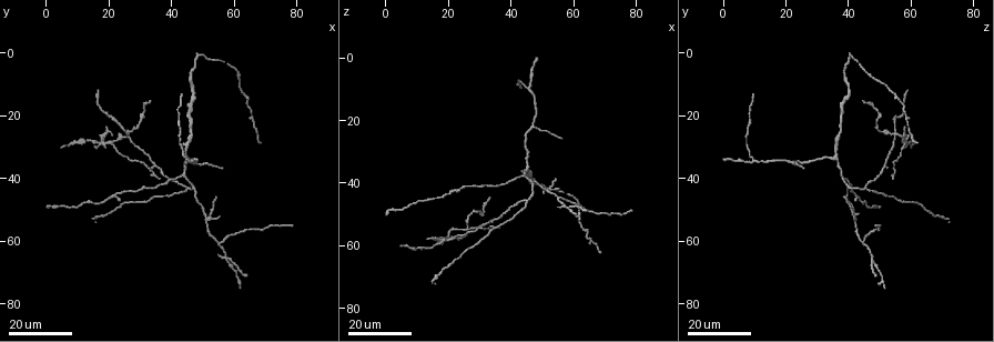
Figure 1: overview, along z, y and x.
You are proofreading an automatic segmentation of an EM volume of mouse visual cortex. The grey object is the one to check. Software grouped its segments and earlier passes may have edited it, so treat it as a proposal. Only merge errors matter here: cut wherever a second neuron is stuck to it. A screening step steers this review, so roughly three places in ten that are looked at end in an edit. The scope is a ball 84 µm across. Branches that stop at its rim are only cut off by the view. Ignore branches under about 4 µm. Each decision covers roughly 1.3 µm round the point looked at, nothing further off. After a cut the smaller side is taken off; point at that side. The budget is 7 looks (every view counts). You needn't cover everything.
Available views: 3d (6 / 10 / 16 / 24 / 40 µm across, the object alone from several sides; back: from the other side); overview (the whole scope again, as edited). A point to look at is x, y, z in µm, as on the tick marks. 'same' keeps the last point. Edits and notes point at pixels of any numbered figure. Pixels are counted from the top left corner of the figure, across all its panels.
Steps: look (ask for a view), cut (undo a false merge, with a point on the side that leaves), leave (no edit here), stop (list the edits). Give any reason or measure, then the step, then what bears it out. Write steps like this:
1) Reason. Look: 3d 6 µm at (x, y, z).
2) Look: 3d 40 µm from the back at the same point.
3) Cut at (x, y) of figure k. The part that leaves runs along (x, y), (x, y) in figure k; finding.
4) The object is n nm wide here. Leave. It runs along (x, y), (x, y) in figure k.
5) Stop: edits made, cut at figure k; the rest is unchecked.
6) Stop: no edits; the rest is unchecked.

Two arms in line, one across. Look: 3d 24 µm at (45, 34, 10).

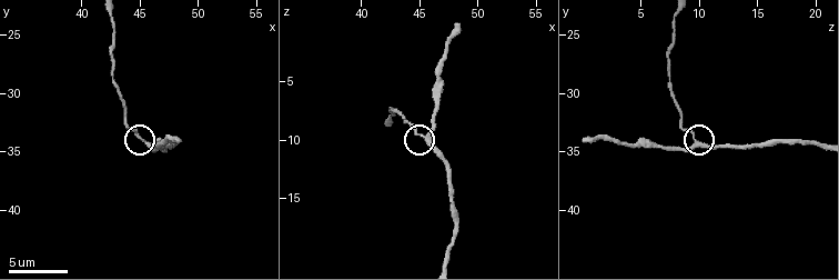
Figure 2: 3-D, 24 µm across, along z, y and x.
Closer look. Look: 3d 6 µm at (45.6, 34.2, 9.8).

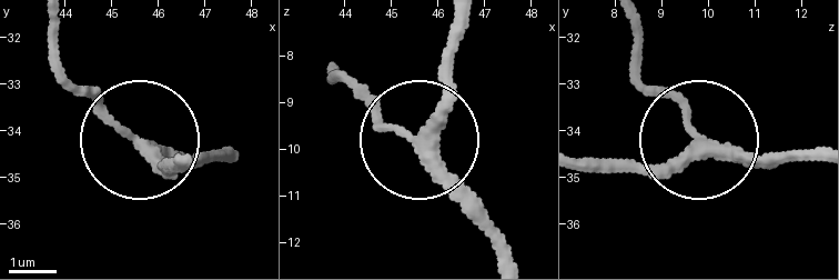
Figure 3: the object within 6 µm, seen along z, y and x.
The side arm is 11 µm long. Leave. It runs along (511, 256), (427, 136), (447, 88), (447, 32) in figure 3; continuous, no second neuron.

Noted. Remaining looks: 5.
Branch point. Look: 3d 24 µm at (44, 34, 36).

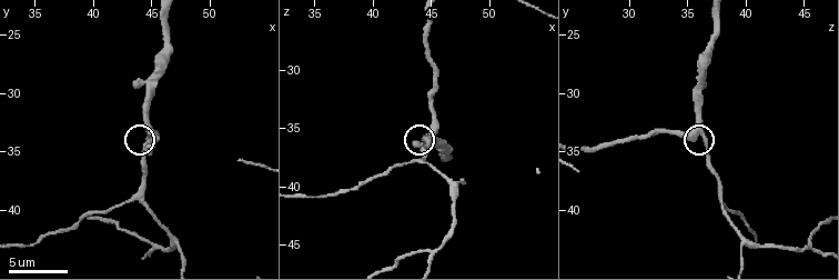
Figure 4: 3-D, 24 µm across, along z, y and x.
Look: 3d 6 µm at (44.8, 33.6, 36.0).

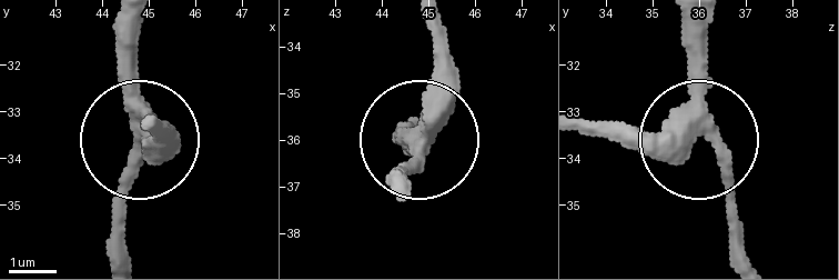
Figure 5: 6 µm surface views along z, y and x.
The object is 380 nm wide here. Leave. It runs along (138, 29), (133, 124), (158, 137) in figure 5; all the same neuron.

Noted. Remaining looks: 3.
A fork. Look: 3d 10 µm at (44.8, 43.0, 45.6).

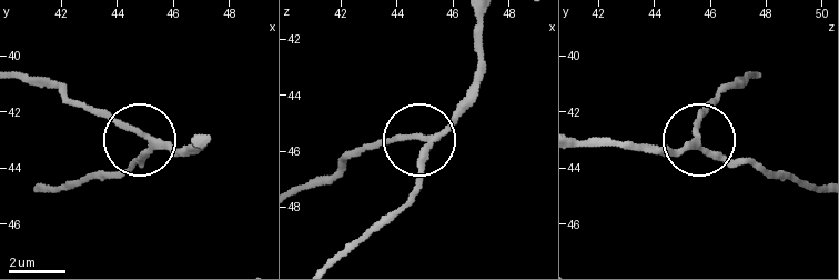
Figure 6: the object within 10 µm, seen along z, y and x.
The object is 210 nm wide here. Leave. It runs along (479, 23), (479, 67), (471, 96), (425, 141), (415, 201) in figure 6; one neuron here.

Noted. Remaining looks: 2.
Branch point. Look: 3d 16 µm at (56, 60, 45).

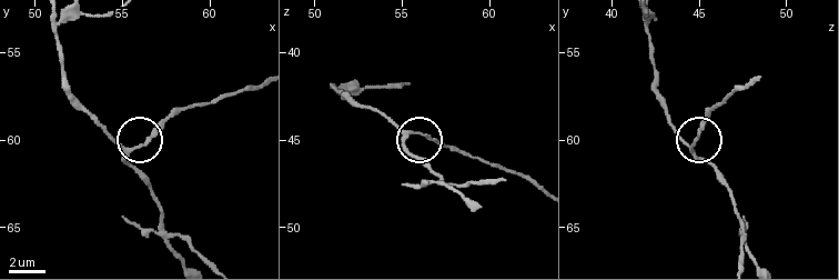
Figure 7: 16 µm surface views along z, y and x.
Look: 3d 10 µm at (55.6, 60.6, 44.7).

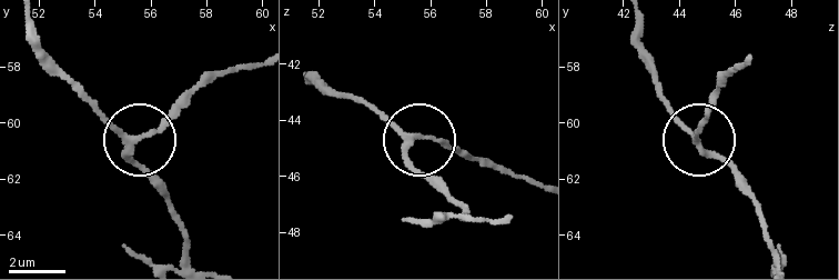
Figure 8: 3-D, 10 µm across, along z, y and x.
The side arm is 19 µm long. Leave. It runs along (637, 20), (637, 41), (664, 99), (701, 149), (749, 189) in figure 8; all the same neuron.

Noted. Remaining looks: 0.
Stop: no edits; the rest is unchecked.

